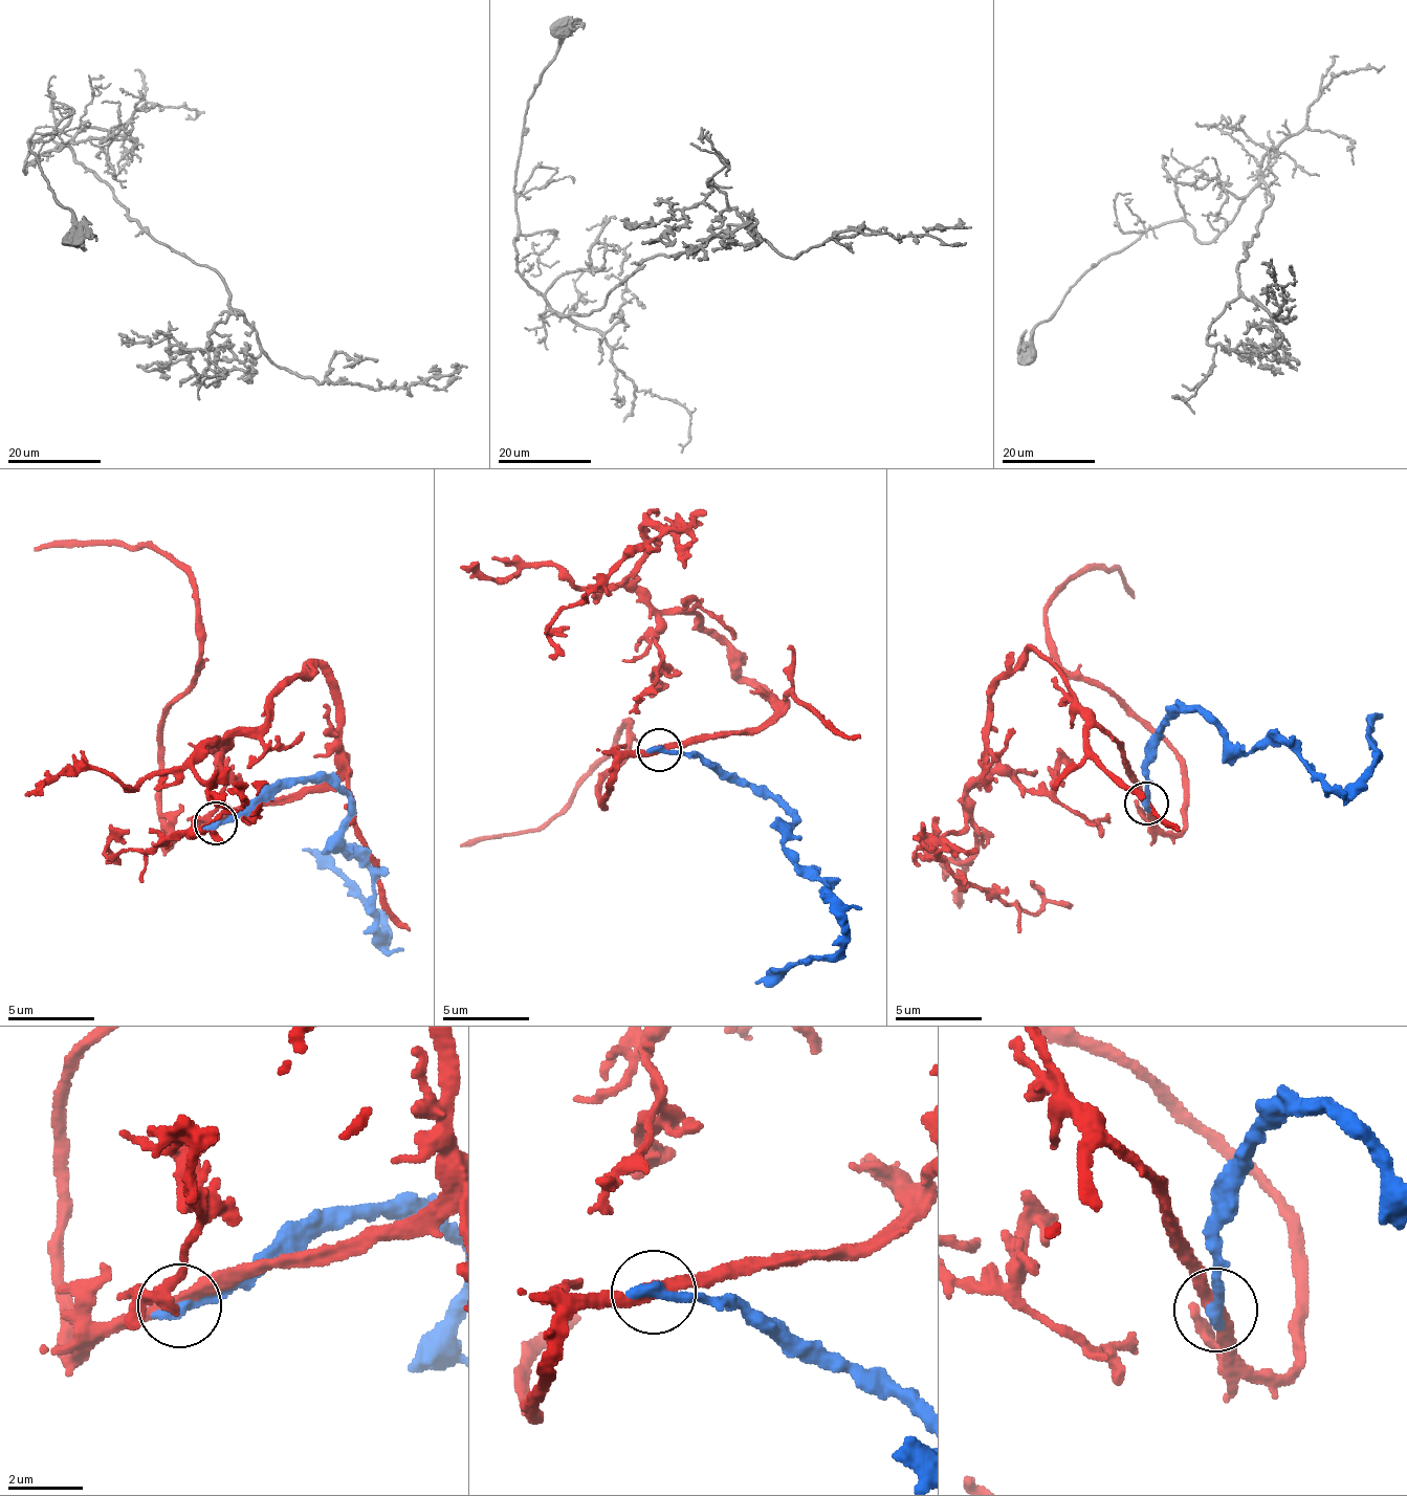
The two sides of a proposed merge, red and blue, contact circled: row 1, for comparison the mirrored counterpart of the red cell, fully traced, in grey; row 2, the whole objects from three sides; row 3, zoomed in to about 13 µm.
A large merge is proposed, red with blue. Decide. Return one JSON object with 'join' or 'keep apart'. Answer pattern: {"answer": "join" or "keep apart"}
{"answer": "keep apart"}

